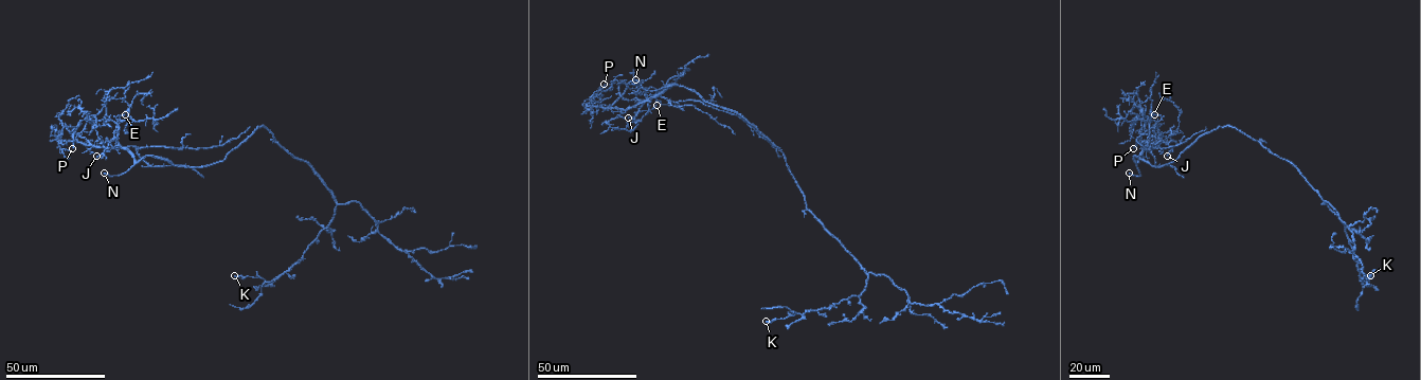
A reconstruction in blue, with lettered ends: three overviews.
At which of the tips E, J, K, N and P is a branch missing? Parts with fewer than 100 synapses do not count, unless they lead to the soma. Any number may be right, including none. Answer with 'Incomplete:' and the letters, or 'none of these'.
Incomplete: N

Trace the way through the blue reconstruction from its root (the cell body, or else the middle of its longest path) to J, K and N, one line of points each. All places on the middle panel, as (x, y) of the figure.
J: (790, 172), (783, 152), (754, 126), (683, 87), (669, 85), (648, 98), (635, 116), (635, 123), (628, 118)
K: (790, 172), (807, 207), (861, 266), (868, 279), (859, 295), (852, 295), (828, 307), (766, 321)
N: (790, 172), (783, 152), (737, 113), (706, 103), (696, 92), (680, 86), (669, 85), (649, 91), (635, 79)

